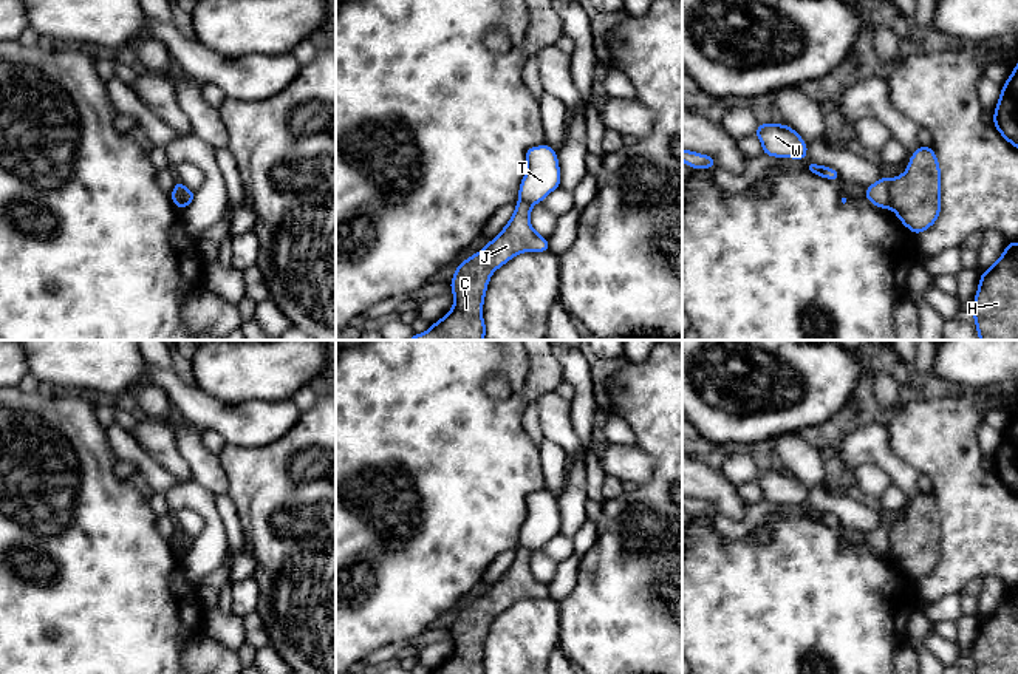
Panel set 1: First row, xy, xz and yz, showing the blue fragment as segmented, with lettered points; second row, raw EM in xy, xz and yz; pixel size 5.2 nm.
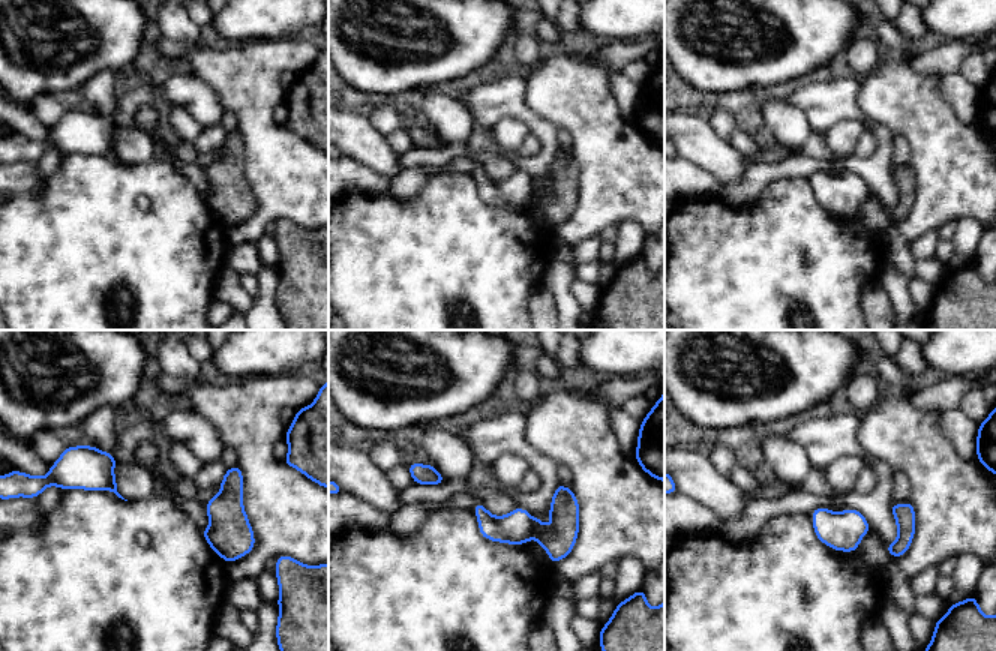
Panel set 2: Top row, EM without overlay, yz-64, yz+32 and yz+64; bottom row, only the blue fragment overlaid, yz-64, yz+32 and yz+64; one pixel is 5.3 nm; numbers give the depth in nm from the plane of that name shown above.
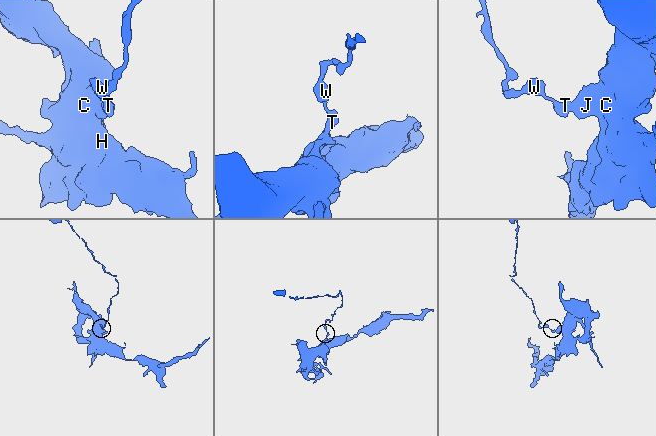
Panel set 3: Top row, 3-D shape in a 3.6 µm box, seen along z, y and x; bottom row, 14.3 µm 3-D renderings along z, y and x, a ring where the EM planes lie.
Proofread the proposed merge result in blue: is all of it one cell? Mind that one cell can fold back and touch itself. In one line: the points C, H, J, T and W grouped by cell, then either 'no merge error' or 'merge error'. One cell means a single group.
C H J / T W | merge error

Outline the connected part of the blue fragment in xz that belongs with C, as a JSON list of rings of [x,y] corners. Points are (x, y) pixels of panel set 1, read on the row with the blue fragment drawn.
[[[518,199],[514,215],[503,230],[484,249],[458,264],[449,283],[455,298],[453,308],[441,320],[432,323],[429,331],[413,334],[408,340],[484,340],[483,303],[492,274],[521,252],[549,252],[548,238],[537,233],[529,223],[531,210],[529,203]]]

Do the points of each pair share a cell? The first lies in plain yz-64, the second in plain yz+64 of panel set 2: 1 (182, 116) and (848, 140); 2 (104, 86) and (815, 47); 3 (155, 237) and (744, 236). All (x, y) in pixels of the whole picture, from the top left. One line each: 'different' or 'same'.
1: same
2: different
3: same

